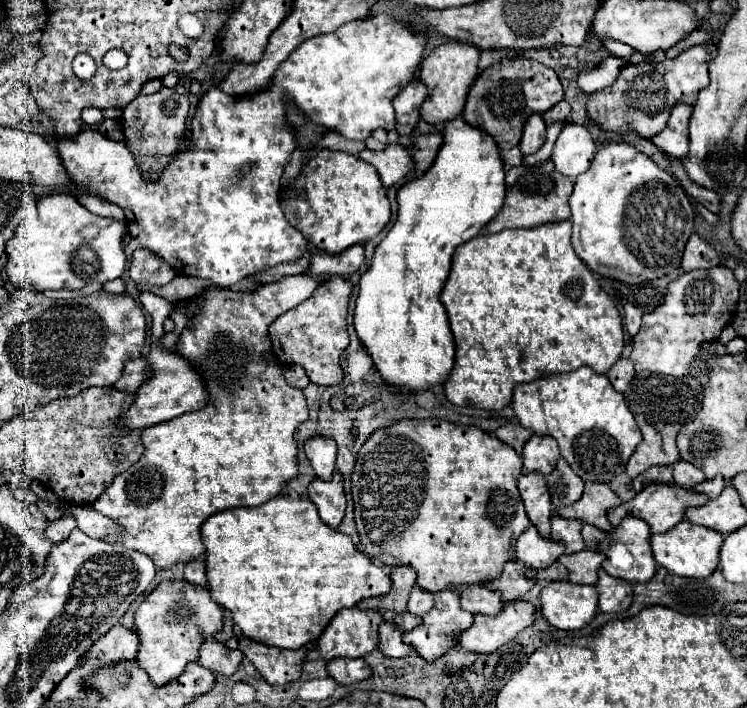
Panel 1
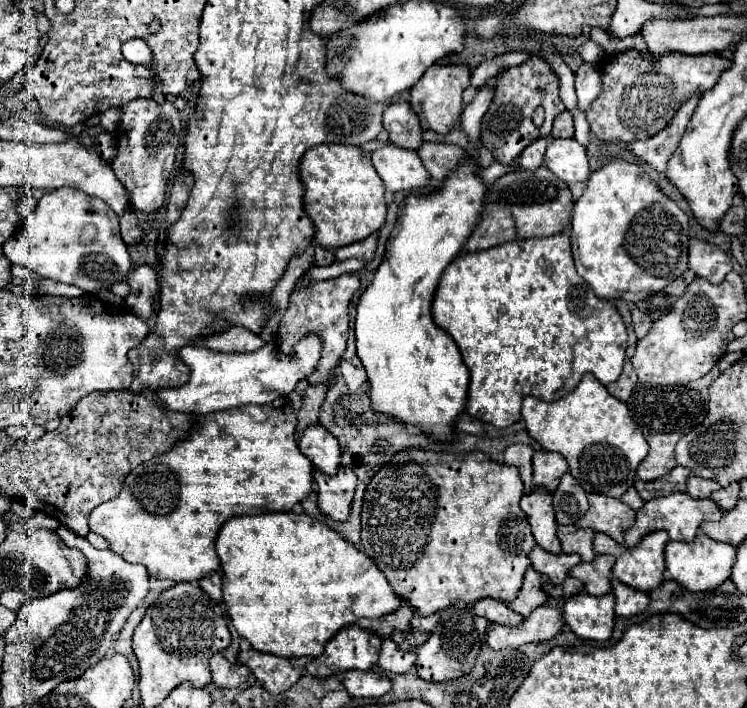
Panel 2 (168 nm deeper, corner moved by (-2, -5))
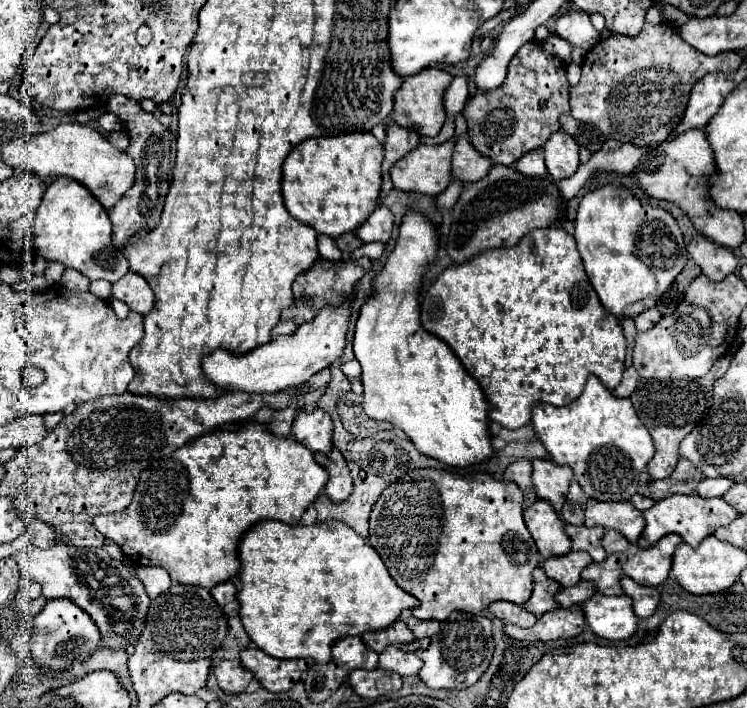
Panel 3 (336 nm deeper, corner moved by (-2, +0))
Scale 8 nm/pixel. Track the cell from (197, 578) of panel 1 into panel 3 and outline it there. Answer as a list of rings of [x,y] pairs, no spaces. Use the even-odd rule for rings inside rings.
[[[223,582],[223,584],[219,584],[219,586],[215,586],[211,590],[211,596],[219,602],[219,606],[225,606],[225,604],[229,604],[229,602],[235,600],[237,590],[235,590],[233,582]]]

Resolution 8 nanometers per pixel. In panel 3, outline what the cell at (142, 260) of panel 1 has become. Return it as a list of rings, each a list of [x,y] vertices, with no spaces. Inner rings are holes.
[[[127,272],[119,282],[113,284],[111,296],[125,302],[133,312],[141,316],[151,312],[155,304],[155,294],[149,288],[149,284],[139,274],[133,274],[133,272]]]

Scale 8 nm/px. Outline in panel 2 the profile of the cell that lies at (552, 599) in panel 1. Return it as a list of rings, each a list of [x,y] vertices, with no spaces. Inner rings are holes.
[[[581,591],[577,595],[565,597],[561,605],[565,627],[581,639],[607,641],[615,621],[613,605],[615,599],[611,593],[597,597]]]

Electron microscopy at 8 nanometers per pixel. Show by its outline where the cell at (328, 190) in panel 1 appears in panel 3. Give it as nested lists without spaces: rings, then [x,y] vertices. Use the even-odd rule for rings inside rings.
[[[371,132],[303,140],[291,150],[283,164],[281,194],[285,208],[293,218],[311,226],[319,234],[337,238],[345,232],[353,232],[377,208],[381,162],[383,144]]]

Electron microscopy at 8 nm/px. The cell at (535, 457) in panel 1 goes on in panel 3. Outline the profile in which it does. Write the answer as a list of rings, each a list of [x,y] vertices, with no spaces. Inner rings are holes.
[[[533,460],[533,488],[539,500],[547,500],[561,514],[569,484],[573,480],[569,466],[559,466],[551,460]]]

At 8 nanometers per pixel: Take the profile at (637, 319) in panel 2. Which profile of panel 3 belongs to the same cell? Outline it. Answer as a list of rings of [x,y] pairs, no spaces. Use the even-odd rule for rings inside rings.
[[[649,308],[645,312],[641,312],[637,318],[635,318],[635,324],[637,324],[637,332],[645,332],[649,328],[653,328],[657,322],[661,320],[661,312],[657,308]]]

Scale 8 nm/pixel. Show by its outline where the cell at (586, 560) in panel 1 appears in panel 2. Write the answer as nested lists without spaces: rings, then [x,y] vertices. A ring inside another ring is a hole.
[[[597,555],[591,563],[575,565],[569,575],[583,581],[583,589],[591,595],[605,595],[611,591],[611,567],[615,557],[611,555]]]

